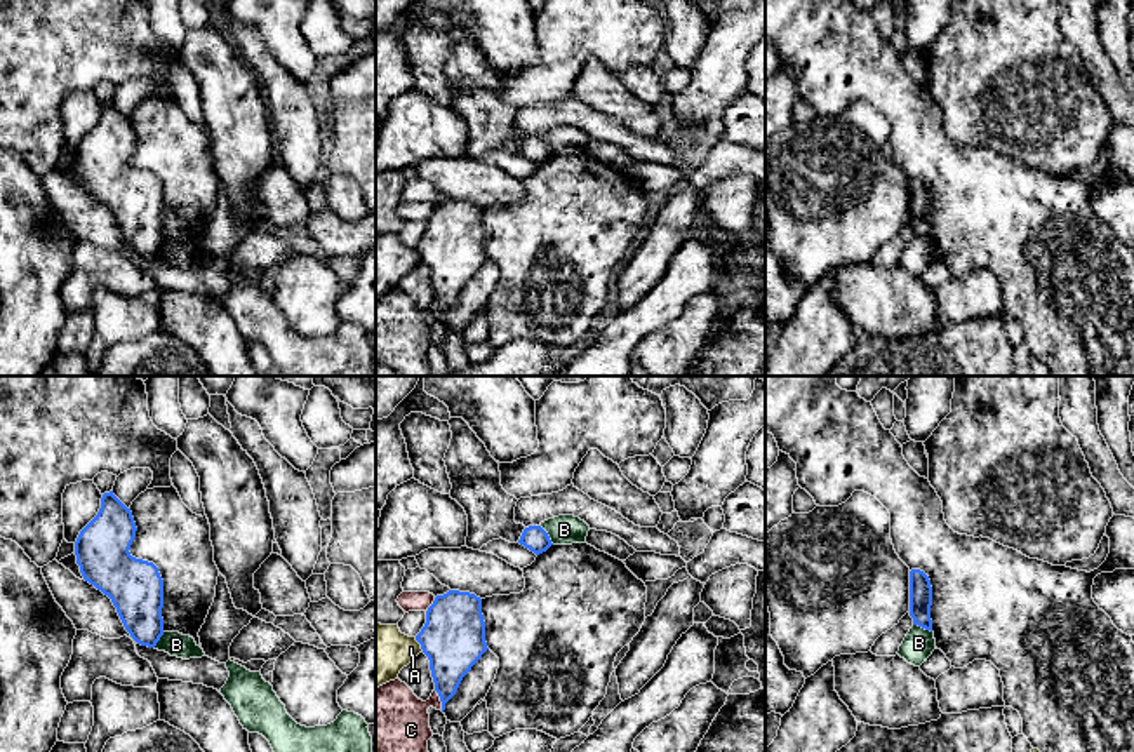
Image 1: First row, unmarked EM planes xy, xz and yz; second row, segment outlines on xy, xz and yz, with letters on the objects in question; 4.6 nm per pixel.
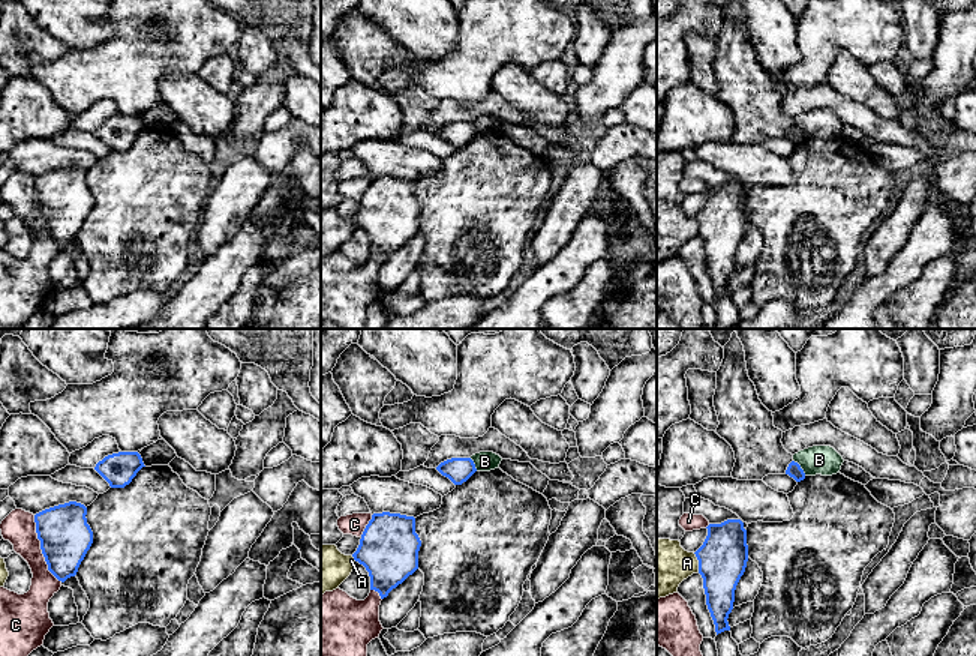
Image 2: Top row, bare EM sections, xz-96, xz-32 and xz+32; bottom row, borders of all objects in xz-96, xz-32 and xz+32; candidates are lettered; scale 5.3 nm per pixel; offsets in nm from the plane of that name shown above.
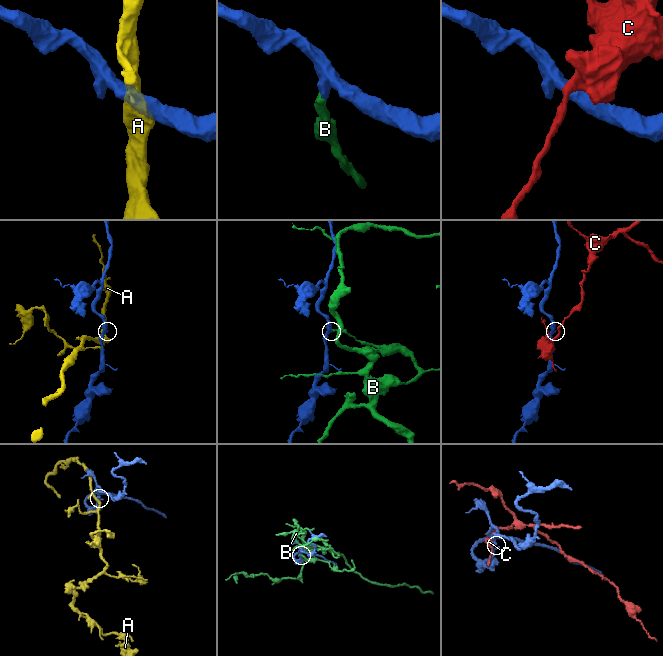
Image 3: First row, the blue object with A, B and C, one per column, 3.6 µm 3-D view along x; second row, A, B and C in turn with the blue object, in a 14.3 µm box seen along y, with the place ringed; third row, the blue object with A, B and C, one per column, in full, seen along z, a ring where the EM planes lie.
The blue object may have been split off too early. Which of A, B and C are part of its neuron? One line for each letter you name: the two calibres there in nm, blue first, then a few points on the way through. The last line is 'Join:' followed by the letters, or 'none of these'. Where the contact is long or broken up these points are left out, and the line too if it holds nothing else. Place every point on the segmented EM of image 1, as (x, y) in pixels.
Join: none of these

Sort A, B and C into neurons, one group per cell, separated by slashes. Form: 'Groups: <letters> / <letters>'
Groups: A / B / C

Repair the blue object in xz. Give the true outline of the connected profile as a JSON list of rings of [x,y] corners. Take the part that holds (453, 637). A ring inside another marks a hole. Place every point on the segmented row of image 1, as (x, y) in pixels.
[[[459,590],[437,595],[426,611],[426,623],[416,641],[430,660],[435,691],[444,712],[463,677],[489,649],[482,599]]]

